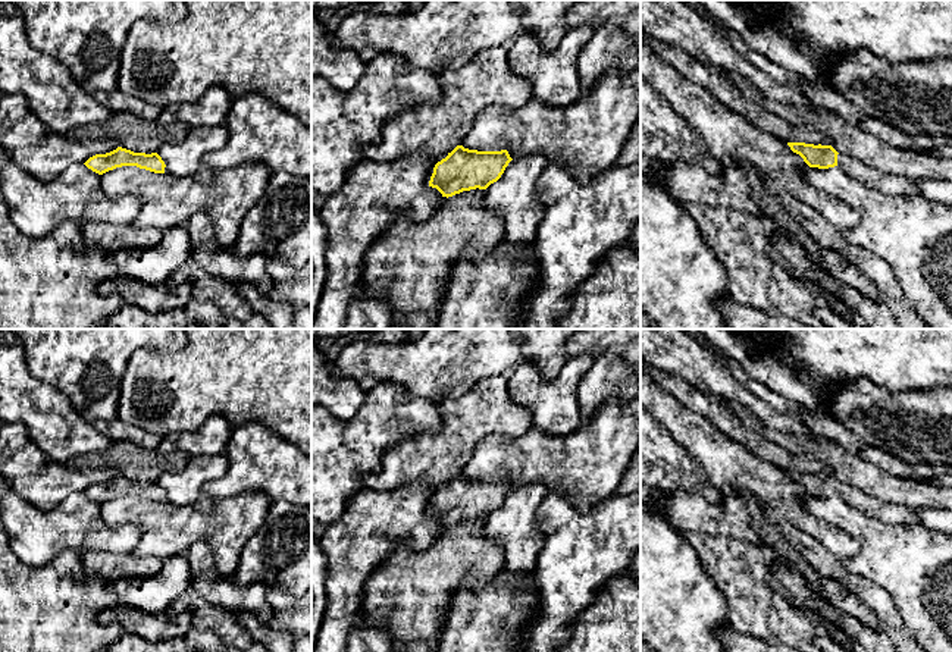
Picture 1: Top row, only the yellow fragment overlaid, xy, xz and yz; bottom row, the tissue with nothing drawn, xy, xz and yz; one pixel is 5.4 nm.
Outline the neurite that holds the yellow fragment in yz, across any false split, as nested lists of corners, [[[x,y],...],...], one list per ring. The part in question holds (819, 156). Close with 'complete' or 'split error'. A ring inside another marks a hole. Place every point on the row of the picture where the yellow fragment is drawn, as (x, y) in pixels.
[[[787,142],[787,145],[793,153],[799,154],[809,167],[829,169],[839,166],[845,175],[870,189],[887,195],[920,195],[918,188],[911,179],[877,172],[852,156],[837,153],[832,145],[805,142]]] | split error

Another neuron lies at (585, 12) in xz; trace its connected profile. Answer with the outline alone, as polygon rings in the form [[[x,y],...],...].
[[[577,0],[566,13],[566,26],[570,29],[591,25],[596,31],[613,18],[620,19],[621,29],[629,38],[641,41],[641,0]]]

